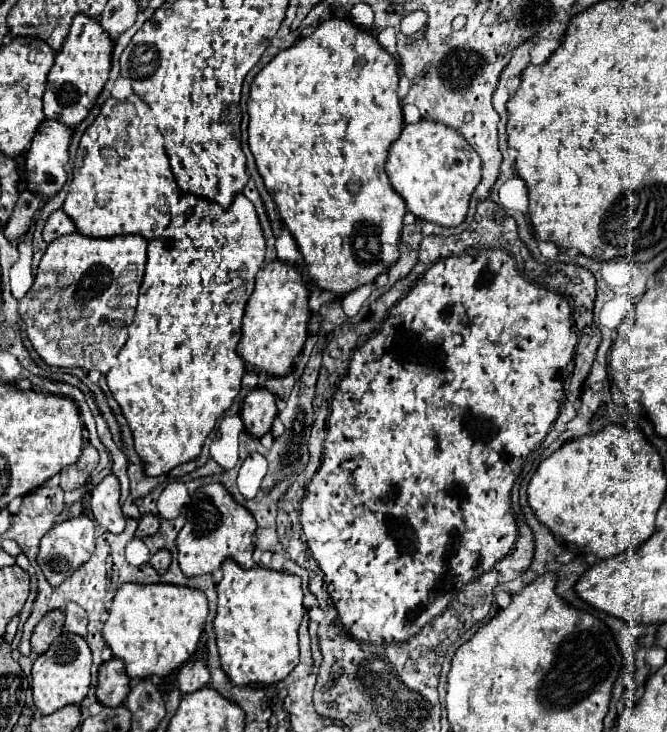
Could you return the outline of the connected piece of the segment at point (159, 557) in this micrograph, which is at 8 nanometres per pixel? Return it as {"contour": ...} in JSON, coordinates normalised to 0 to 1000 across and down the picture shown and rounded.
{"contour":[[[238,750],[238,753],[226,761],[223,769],[226,769],[229,777],[235,777],[238,783],[244,783],[244,780],[250,780],[250,775],[256,772],[256,758],[253,758],[250,750]]]}

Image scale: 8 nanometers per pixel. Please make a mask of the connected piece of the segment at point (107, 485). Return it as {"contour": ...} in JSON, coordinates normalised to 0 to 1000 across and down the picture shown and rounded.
{"contour":[[[160,649],[136,673],[136,701],[142,712],[166,728],[187,723],[187,704],[178,690],[178,654]]]}

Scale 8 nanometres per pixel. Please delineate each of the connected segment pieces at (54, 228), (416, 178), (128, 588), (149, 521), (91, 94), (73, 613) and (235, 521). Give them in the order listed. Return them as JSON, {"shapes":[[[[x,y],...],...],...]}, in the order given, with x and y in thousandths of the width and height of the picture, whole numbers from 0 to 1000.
{"shapes":[[[[88,286],[88,288],[82,288],[82,291],[70,299],[67,313],[64,313],[64,327],[73,332],[73,329],[79,329],[79,327],[85,327],[85,324],[91,324],[91,321],[100,321],[100,318],[106,318],[106,316],[112,316],[109,299],[106,299],[94,286]]],[[[631,163],[604,173],[604,182],[583,204],[577,234],[622,296],[664,310],[685,310],[694,305],[706,264],[721,247],[721,217],[682,176]]],[[[187,796],[172,807],[163,846],[154,857],[154,873],[169,895],[187,903],[193,925],[244,925],[259,914],[268,914],[292,892],[307,843],[310,818],[301,805],[247,796]]],[[[211,704],[202,734],[229,731],[229,728],[235,728],[235,723],[238,723],[238,706],[235,704]]],[[[127,18],[112,20],[103,48],[82,78],[82,89],[70,105],[70,122],[64,130],[64,152],[67,160],[82,160],[94,165],[100,173],[118,171],[133,149],[142,143],[151,122],[160,113],[163,92],[166,92],[166,72],[169,72],[169,53],[151,37],[151,31]]],[[[100,824],[97,829],[97,862],[130,867],[130,837],[115,824]]],[[[310,660],[301,663],[286,676],[286,687],[280,690],[280,714],[265,731],[265,750],[268,750],[268,775],[271,780],[286,786],[319,783],[331,775],[337,761],[352,764],[361,775],[379,775],[382,766],[376,761],[382,745],[382,706],[364,690],[358,690],[346,673],[334,665],[334,660]]]]}

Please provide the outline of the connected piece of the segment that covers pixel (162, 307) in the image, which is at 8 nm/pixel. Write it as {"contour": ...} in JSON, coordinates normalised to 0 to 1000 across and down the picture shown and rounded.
{"contour":[[[274,264],[268,269],[268,277],[262,280],[262,286],[256,286],[256,305],[244,316],[244,324],[223,329],[223,337],[220,337],[223,354],[220,354],[220,365],[217,365],[217,384],[208,395],[205,430],[202,430],[202,439],[193,444],[193,463],[175,485],[175,499],[160,510],[163,531],[166,531],[169,542],[175,545],[175,551],[181,553],[181,561],[184,561],[184,567],[199,589],[202,613],[211,622],[211,627],[217,630],[220,649],[244,649],[244,646],[256,643],[259,638],[292,627],[301,619],[301,608],[310,600],[310,594],[316,592],[316,586],[322,583],[325,572],[346,556],[349,545],[355,542],[358,529],[361,529],[361,515],[367,510],[367,493],[355,482],[355,471],[358,471],[361,458],[364,458],[361,455],[361,436],[367,428],[367,417],[379,400],[382,376],[391,367],[391,359],[397,351],[397,324],[394,324],[394,313],[391,313],[388,296],[382,291],[382,283],[364,264],[355,264],[349,277],[340,277],[337,283],[328,280],[333,286],[322,286],[322,276],[325,277],[325,275],[313,275],[313,272],[304,272],[304,269],[289,266],[289,264]]]}

